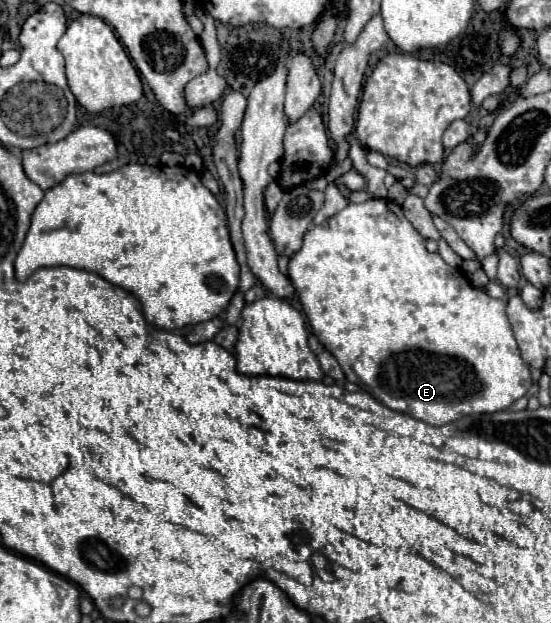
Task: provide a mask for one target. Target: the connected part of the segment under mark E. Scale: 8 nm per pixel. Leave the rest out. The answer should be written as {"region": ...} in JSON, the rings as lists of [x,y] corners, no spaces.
{"region":[[[373,198],[363,204],[351,202],[339,214],[331,216],[327,222],[307,230],[307,234],[303,236],[303,246],[289,260],[287,274],[299,292],[299,300],[303,304],[303,312],[307,314],[309,324],[313,328],[313,334],[337,358],[347,380],[365,386],[369,392],[375,392],[373,396],[379,402],[383,402],[385,406],[393,404],[391,410],[411,414],[413,418],[419,418],[433,426],[443,426],[443,424],[455,422],[467,414],[491,414],[491,412],[507,410],[515,400],[525,396],[531,386],[529,366],[523,362],[523,358],[519,354],[519,346],[513,338],[511,324],[505,316],[505,306],[507,306],[505,300],[495,300],[495,298],[487,296],[481,288],[471,286],[471,282],[461,274],[461,270],[445,264],[439,254],[427,252],[425,238],[417,234],[417,230],[411,226],[411,222],[407,222],[407,218],[403,216],[403,210],[391,200]]]}

